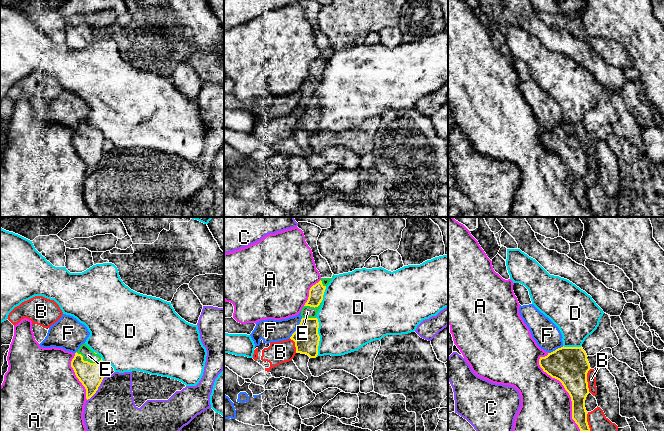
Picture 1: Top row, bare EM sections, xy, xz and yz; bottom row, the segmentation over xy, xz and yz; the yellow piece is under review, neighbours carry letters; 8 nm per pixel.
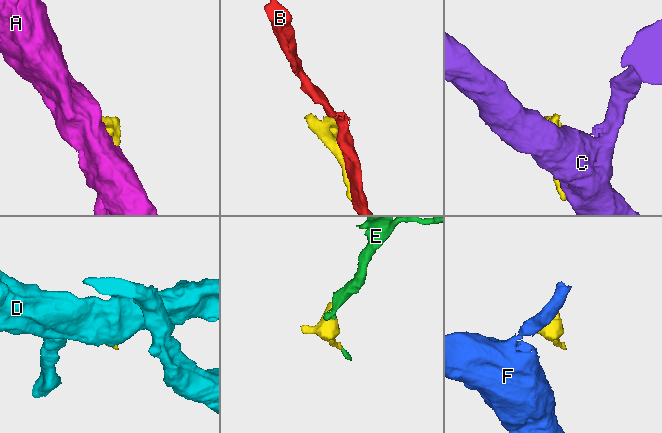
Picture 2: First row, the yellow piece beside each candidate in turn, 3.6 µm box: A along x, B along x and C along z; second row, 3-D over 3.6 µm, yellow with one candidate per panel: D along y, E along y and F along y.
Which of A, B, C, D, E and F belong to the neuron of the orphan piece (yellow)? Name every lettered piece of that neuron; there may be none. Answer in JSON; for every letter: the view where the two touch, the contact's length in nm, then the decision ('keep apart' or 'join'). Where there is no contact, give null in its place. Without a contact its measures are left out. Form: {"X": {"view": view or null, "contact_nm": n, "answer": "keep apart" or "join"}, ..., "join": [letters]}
{"A": {"view": "yz", "contact_nm": 750, "answer": "keep apart"}, "B": {"view": "yz", "contact_nm": 200, "answer": "keep apart"}, "C": {"view": "xy", "contact_nm": 240, "answer": "keep apart"}, "D": {"view": "xz", "contact_nm": 320, "answer": "keep apart"}, "E": {"view": "xy", "contact_nm": 220, "answer": "join"}, "F": {"view": "xz", "contact_nm": 190, "answer": "keep apart"}, "join": ["E"]}

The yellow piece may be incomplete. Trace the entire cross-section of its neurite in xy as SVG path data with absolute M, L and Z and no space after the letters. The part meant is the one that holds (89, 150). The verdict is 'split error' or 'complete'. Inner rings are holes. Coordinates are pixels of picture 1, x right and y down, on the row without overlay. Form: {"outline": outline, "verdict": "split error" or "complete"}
{"outline": "M85 119L80 122L71 137L76 153L86 165L86 175L98 166L104 152L104 138L100 131L93 128Z", "verdict": "split error"}

